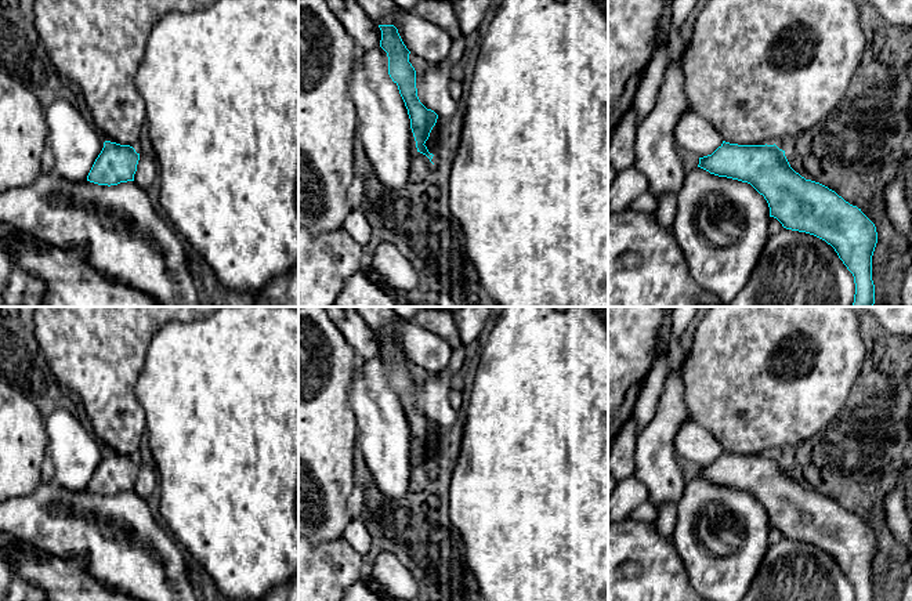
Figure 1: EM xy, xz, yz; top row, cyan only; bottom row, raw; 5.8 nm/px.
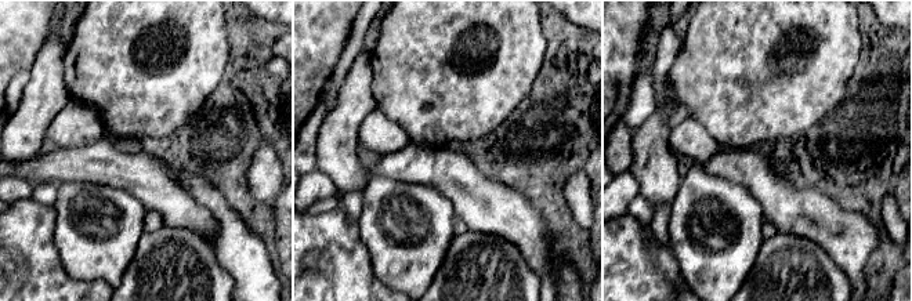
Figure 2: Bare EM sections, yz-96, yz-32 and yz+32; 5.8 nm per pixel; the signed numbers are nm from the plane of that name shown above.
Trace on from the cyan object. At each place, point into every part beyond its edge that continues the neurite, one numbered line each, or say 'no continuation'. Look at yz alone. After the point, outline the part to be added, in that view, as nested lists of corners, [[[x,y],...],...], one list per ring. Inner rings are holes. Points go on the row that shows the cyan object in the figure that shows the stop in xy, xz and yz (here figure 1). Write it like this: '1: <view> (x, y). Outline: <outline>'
no continuation

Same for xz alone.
no continuation

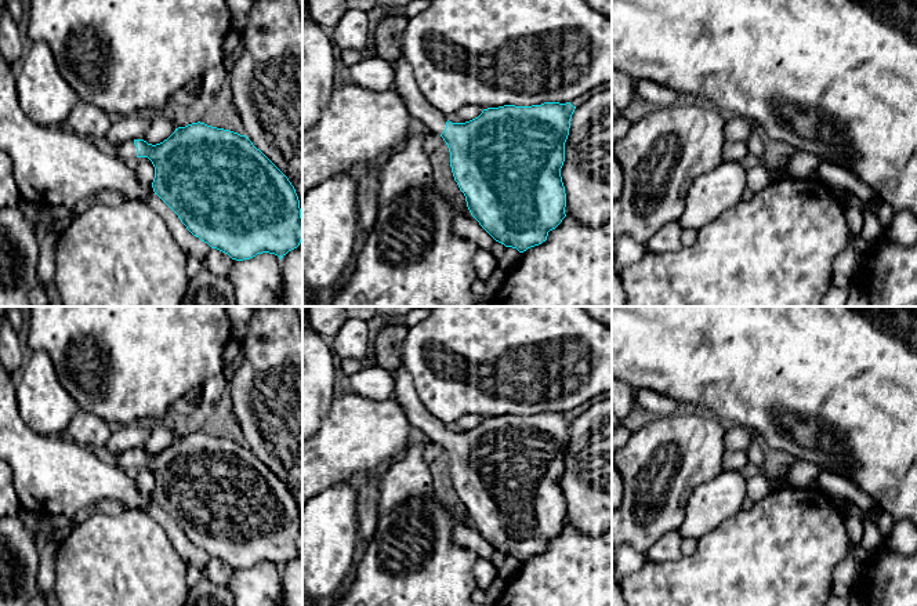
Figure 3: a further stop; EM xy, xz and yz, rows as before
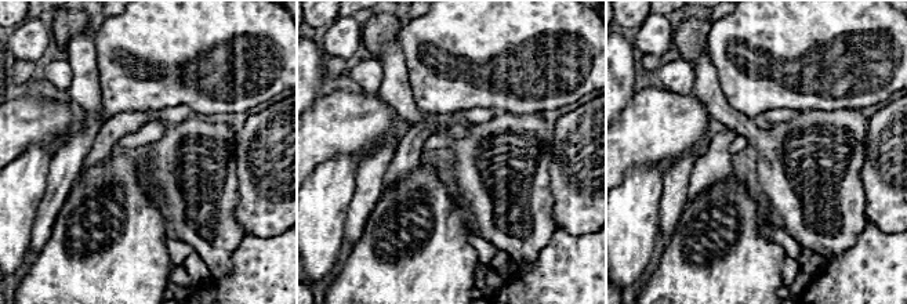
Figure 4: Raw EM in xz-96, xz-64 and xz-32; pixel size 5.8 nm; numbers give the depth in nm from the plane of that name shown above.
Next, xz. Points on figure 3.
1: xz (405, 84). Outline: [[[400,57],[392,65],[395,75],[391,88],[402,97],[412,117],[420,127],[425,127],[434,134],[442,134],[447,119],[424,98],[409,62]]]

